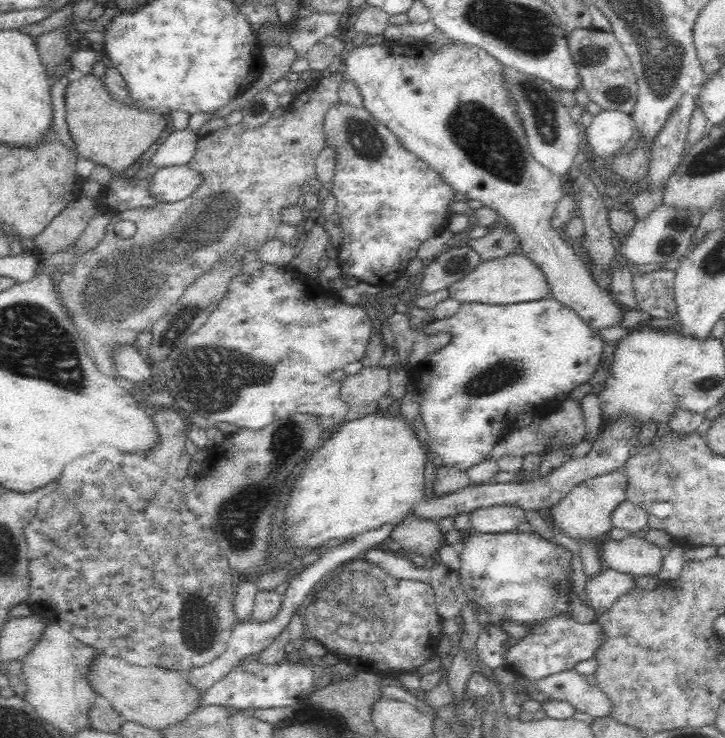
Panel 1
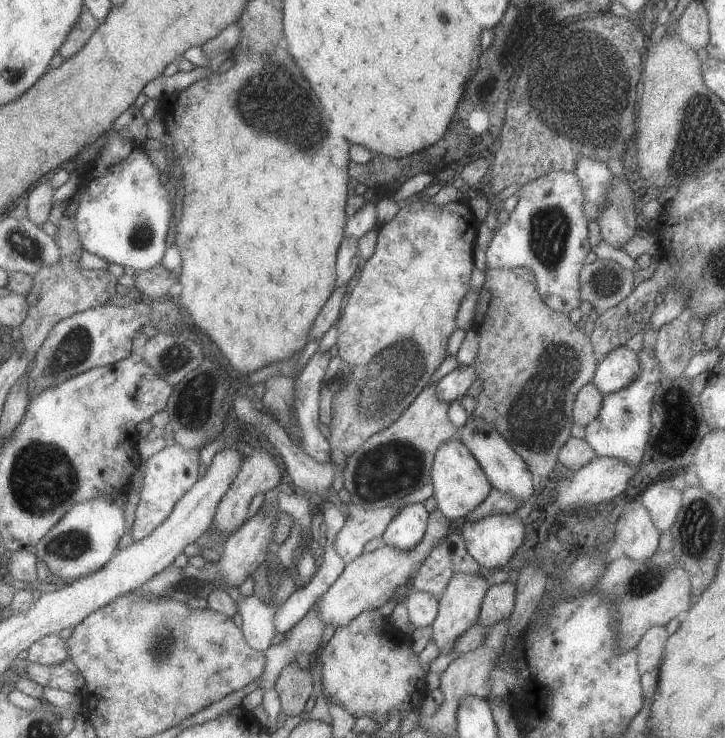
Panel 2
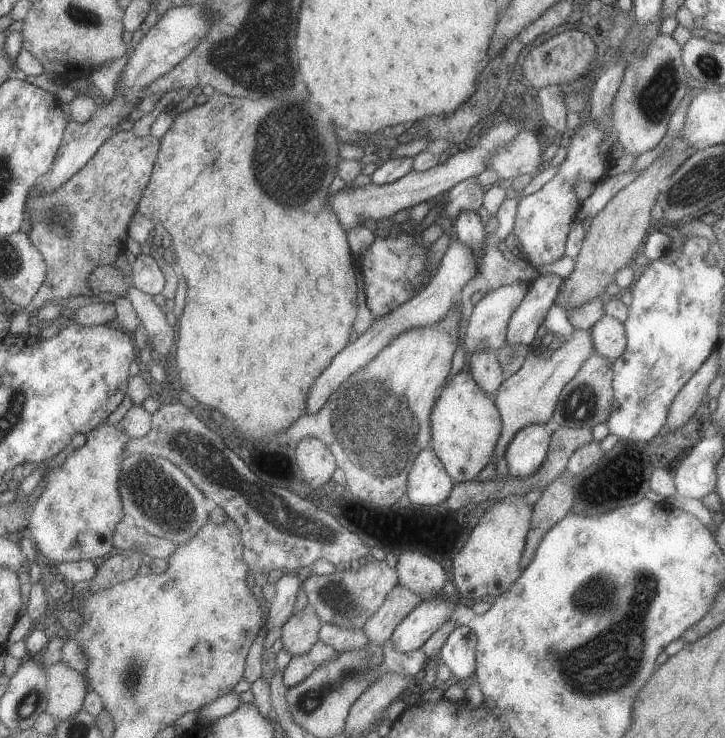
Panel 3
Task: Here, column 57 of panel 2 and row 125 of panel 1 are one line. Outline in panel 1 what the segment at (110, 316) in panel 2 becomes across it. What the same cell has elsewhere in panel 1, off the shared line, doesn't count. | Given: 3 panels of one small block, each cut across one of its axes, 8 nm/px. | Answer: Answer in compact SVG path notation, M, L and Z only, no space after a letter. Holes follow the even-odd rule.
M338 102L328 110L323 126L327 147L337 153L335 174L329 187L337 200L335 212L341 217L339 227L343 230L342 244L338 247L341 272L368 284L386 288L398 287L405 281L408 262L417 258L422 243L438 236L447 228L452 216L450 206L458 193L444 182L434 168L407 150L364 107L357 108Z

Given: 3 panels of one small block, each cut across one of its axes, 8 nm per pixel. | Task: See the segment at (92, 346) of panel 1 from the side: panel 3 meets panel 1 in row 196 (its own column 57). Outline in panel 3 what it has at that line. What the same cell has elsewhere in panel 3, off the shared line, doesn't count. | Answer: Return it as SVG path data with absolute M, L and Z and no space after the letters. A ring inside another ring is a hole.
M120 130L99 146L74 176L55 189L30 189L25 214L31 227L26 234L42 253L47 273L30 304L16 310L8 328L10 333L28 334L33 315L54 300L94 294L87 285L88 275L96 267L114 265L126 250L127 226L137 212L160 149L160 139L151 134L139 137L132 131Z

